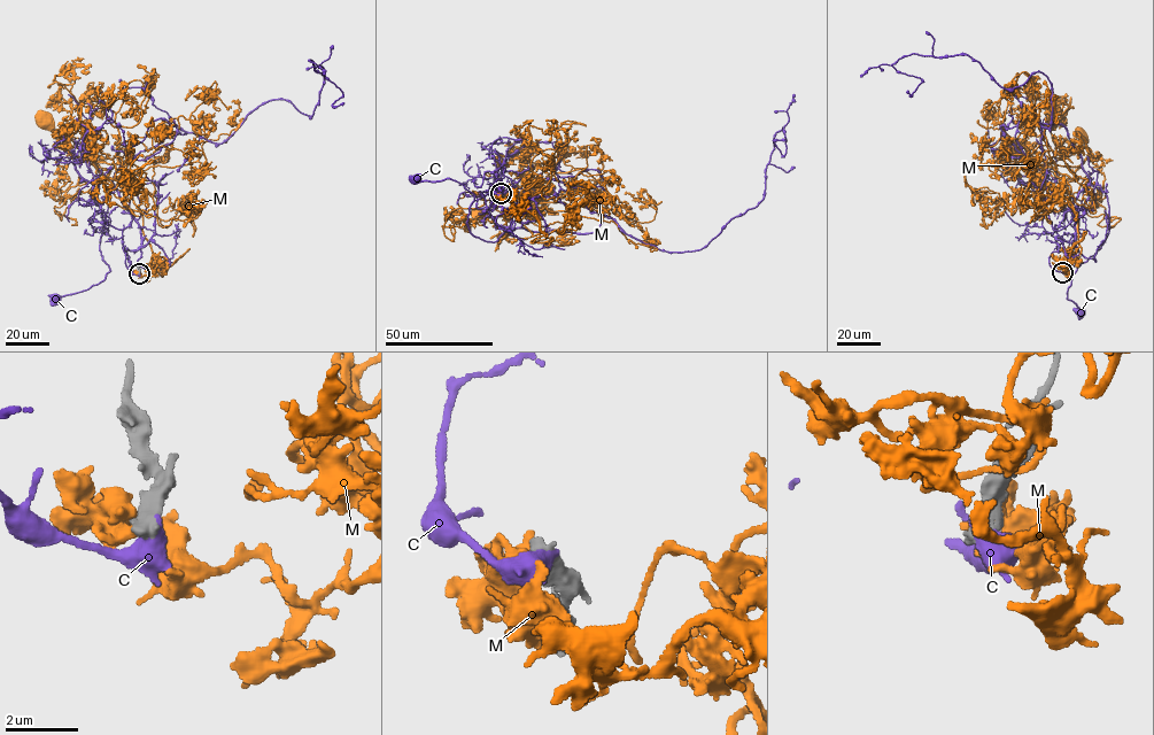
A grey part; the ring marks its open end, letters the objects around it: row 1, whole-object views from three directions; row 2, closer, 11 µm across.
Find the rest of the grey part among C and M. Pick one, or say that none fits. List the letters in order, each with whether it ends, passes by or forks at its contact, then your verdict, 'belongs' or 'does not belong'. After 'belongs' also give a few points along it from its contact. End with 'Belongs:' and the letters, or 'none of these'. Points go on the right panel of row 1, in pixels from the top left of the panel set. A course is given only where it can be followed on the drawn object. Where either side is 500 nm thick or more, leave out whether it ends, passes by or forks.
C: does not belong
M: does not belong
Belongs: none of these

